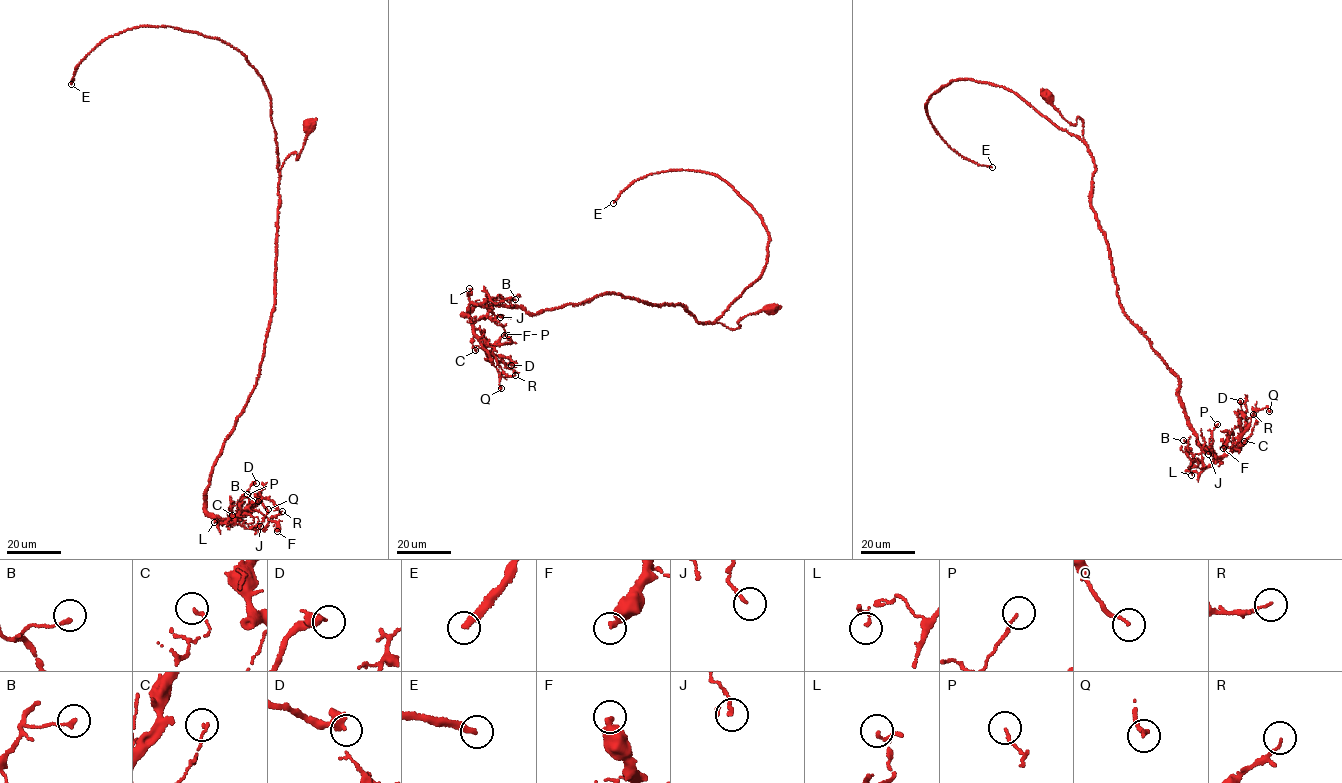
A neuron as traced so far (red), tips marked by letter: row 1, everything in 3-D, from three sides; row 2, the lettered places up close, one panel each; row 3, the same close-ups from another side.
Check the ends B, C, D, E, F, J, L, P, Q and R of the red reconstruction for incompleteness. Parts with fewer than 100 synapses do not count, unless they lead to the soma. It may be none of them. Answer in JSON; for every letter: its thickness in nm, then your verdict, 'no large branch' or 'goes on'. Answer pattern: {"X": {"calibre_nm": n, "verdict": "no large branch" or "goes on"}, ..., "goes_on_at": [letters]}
{"B": {"calibre_nm": 180, "verdict": "no large branch"}, "C": {"calibre_nm": 130, "verdict": "no large branch"}, "D": {"calibre_nm": 240, "verdict": "no large branch"}, "E": {"calibre_nm": 280, "verdict": "goes on"}, "F": {"calibre_nm": 340, "verdict": "no large branch"}, "J": {"calibre_nm": 150, "verdict": "no large branch"}, "L": {"calibre_nm": 90, "verdict": "no large branch"}, "P": {"calibre_nm": 90, "verdict": "no large branch"}, "Q": {"calibre_nm": 120, "verdict": "no large branch"}, "R": {"calibre_nm": 100, "verdict": "no large branch"}, "goes_on_at": ["E"]}

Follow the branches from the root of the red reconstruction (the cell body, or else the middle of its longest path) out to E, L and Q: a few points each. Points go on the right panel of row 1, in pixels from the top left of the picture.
E: (1049, 96), (1070, 122), (1081, 119), (1083, 140), (1002, 87), (960, 78), (930, 97), (947, 144), (992, 167)
L: (1049, 96), (1083, 124), (1090, 208), (1121, 310), (1178, 378), (1187, 423), (1212, 454), (1191, 475)
Q: (1049, 96), (1082, 121), (1119, 302), (1178, 378), (1197, 442), (1215, 459), (1231, 453), (1255, 412), (1269, 411)

